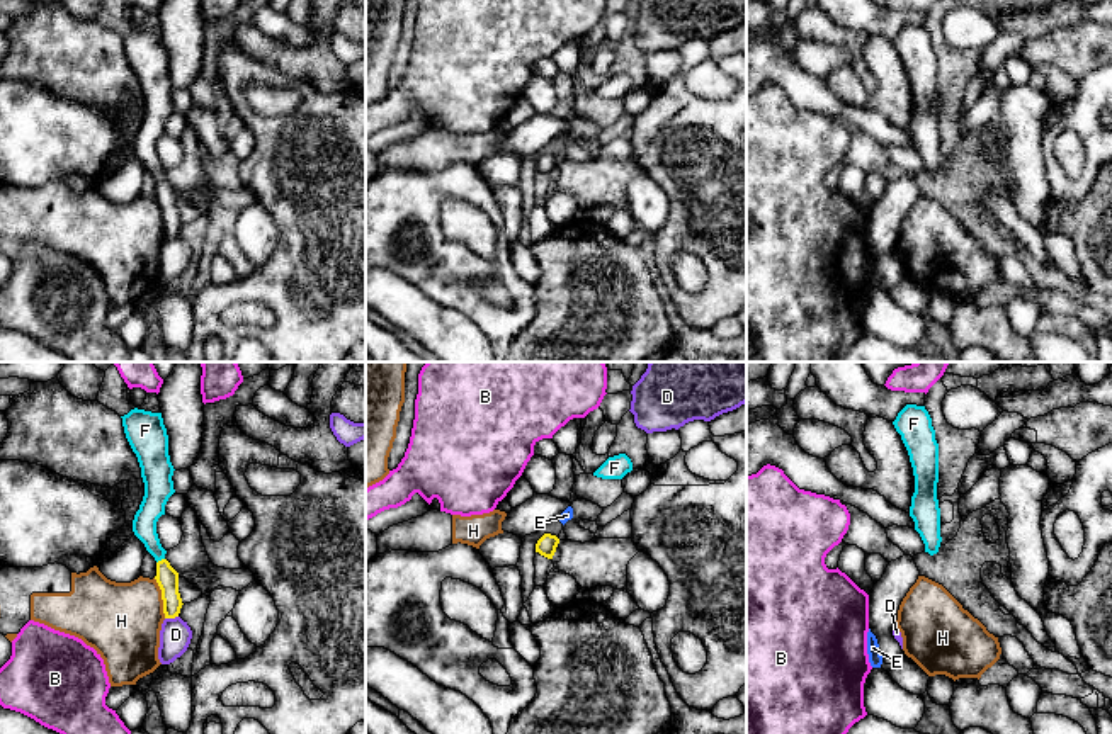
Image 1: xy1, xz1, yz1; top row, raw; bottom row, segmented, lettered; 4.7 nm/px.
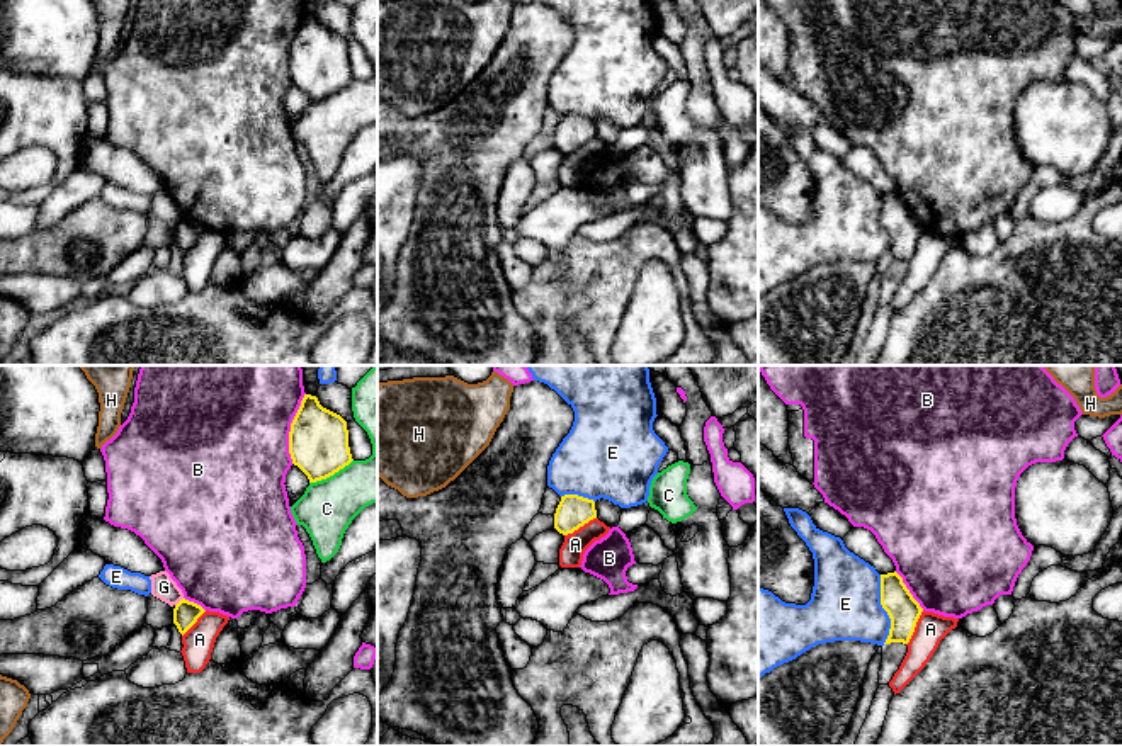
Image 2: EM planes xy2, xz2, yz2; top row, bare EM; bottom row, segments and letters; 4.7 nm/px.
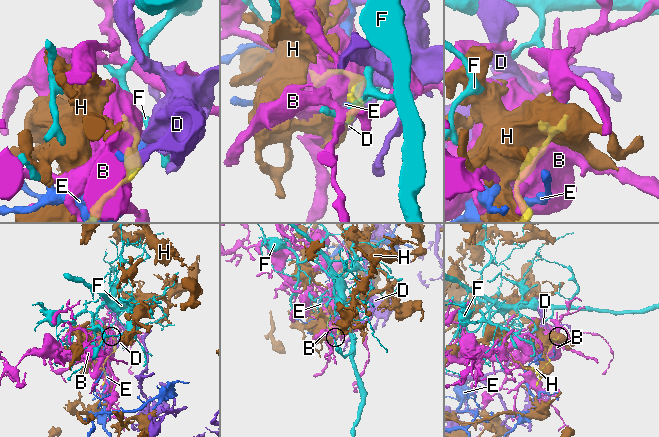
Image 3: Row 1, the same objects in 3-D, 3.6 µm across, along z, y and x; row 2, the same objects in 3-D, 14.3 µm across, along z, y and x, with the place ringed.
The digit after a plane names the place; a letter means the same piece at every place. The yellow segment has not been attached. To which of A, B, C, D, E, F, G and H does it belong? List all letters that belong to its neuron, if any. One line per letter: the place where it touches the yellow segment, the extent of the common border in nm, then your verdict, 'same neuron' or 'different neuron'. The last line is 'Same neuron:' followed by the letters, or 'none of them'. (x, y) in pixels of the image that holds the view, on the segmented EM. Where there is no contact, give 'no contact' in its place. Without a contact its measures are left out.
A: yz2 (915, 626) | 190 nm | different neuron
B: xy2 (291, 429) | 340 nm | different neuron
C: xy2 (330, 474) | 240 nm | different neuron
D: xy1 (170, 617) | 70 nm | different neuron
E: yz2 (883, 607) | 320 nm | different neuron
F: xy1 (162, 559) | 50 nm | same neuron
G: xy2 (179, 602) | 60 nm | different neuron
H: xy1 (162, 598) | 200 nm | different neuron
Same neuron: F

